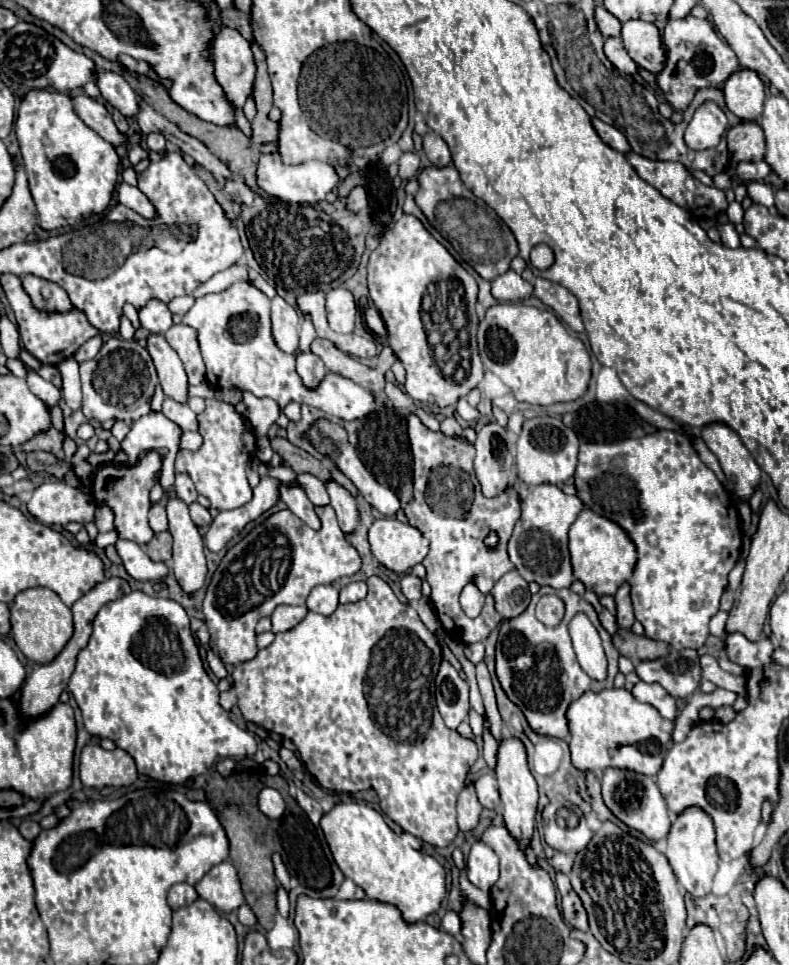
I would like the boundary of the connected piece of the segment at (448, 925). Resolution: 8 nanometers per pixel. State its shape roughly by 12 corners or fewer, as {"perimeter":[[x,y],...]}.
{"perimeter":[[447,912],[443,928],[459,938],[461,930],[459,914]]}

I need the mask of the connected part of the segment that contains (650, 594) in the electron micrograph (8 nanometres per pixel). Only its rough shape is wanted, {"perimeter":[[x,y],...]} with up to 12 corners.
{"perimeter":[[677,430],[586,441],[577,496],[625,528],[645,634],[699,650],[739,558]]}

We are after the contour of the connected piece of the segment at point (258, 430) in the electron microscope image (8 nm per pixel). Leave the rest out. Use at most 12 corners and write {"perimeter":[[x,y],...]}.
{"perimeter":[[245,392],[247,422],[265,436],[281,408],[273,398]]}

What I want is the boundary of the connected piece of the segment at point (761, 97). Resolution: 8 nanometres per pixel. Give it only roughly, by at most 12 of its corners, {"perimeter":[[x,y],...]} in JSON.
{"perimeter":[[755,70],[733,72],[727,108],[741,120],[763,112],[765,84]]}

